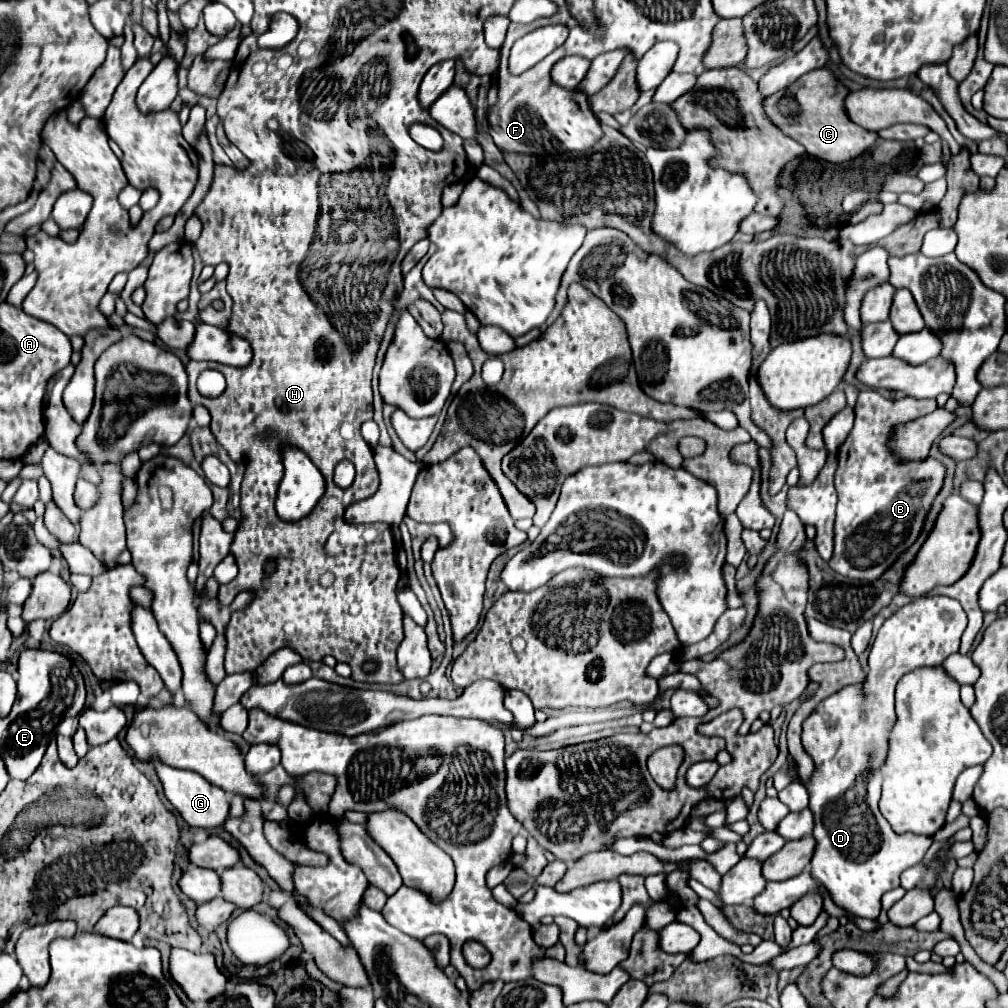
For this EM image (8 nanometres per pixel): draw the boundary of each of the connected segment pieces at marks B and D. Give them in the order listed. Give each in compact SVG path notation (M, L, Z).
M862 391L850 435L838 449L836 469L836 537L832 569L844 577L876 581L922 533L924 521L946 477L946 467L932 457L924 461L898 461L890 441L894 429L936 409L934 399L886 399L876 391Z
M924 597L914 599L912 603L898 609L890 619L880 627L876 641L872 645L872 653L868 657L868 677L862 685L850 685L820 701L816 709L802 723L802 745L812 755L816 763L816 771L804 787L810 793L810 809L814 813L814 837L816 837L816 853L810 861L810 873L820 883L830 889L832 899L838 907L844 907L850 913L866 919L878 919L882 911L882 895L900 885L900 875L908 867L920 863L932 845L932 837L904 833L898 835L892 831L890 823L878 811L880 801L880 763L886 757L886 737L888 725L896 719L894 715L894 689L902 675L918 669L918 667L936 667L942 665L944 659L958 651L960 637L968 625L968 617L958 601L950 597Z

